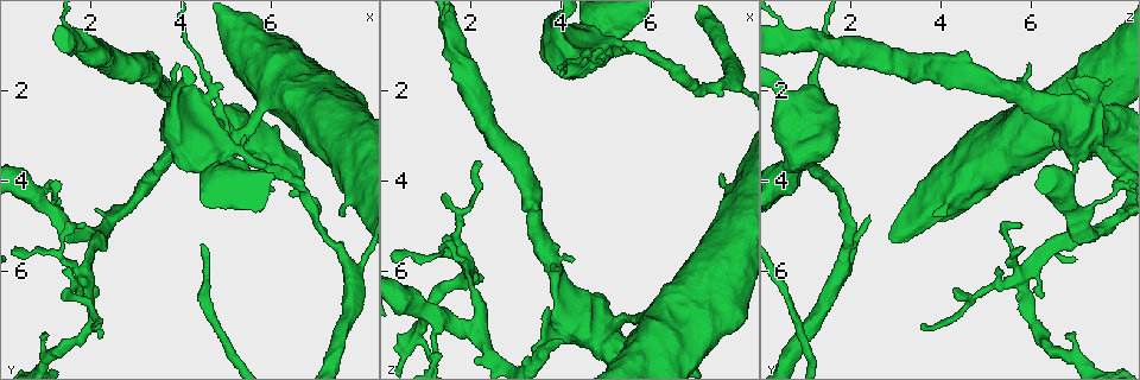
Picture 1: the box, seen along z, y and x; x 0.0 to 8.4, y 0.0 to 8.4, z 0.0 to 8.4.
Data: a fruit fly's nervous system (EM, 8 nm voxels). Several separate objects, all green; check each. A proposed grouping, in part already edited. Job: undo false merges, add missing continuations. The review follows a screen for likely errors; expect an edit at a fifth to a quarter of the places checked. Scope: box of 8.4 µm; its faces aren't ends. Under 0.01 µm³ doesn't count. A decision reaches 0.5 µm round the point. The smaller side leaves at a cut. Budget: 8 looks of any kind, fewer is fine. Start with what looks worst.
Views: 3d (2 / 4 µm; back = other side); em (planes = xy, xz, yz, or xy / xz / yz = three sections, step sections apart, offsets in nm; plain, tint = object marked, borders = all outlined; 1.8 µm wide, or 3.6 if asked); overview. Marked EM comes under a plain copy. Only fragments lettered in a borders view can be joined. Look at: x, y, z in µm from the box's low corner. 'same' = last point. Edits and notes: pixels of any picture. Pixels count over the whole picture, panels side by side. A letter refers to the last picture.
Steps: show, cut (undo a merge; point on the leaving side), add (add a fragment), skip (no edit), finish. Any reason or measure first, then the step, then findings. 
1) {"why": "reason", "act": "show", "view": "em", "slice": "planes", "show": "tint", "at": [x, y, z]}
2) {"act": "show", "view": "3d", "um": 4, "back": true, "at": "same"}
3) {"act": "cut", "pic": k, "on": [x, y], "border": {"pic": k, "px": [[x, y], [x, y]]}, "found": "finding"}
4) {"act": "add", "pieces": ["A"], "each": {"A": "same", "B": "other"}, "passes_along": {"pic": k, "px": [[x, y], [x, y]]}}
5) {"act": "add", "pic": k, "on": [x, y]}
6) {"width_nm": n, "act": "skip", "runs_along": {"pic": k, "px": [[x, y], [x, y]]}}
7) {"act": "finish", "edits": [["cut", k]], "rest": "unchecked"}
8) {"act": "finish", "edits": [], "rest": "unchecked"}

{"why": "thick turns thin", "act": "show", "view": "em", "slice": "planes", "show": "tint", "at": [4.70, 1.95, 1.20]}

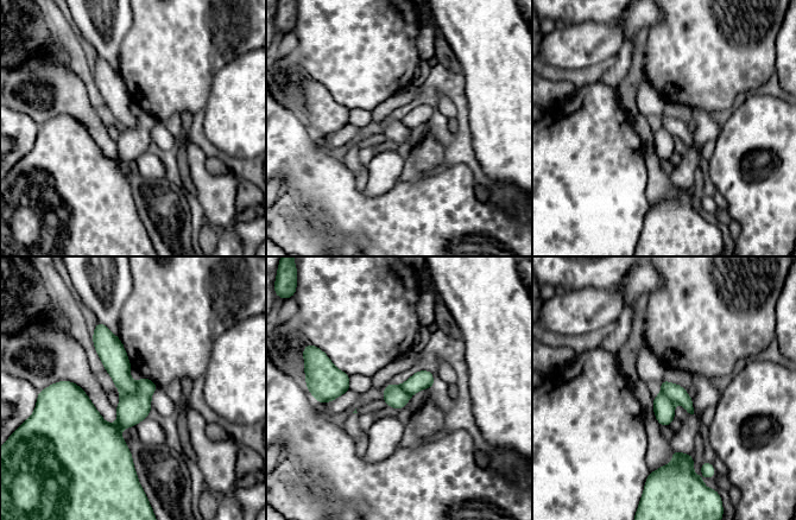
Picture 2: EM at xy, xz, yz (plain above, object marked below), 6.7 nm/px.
{"act": "show", "view": "em", "slice": "planes", "show": "borders", "at": "same"}

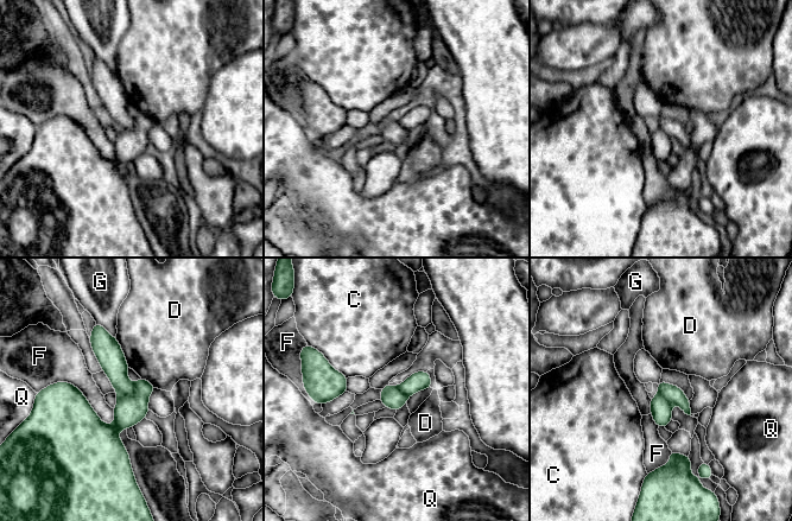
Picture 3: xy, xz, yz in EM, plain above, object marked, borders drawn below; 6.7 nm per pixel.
{"act": "cut", "pic": 3, "on": [113, 363], "each": {"C": "other", "D": "other", "F": "other", "G": "other", "Q": "other"}, "part_leaving": {"pic": 3, "px": [[96, 329], [119, 380], [130, 392]]}, "found": "a second neuron is stuck on"}

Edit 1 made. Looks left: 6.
{"why": "thick turns thin", "act": "show", "view": "3d", "um": 4, "back": true, "at": [4.00, 2.30, 7.35]}

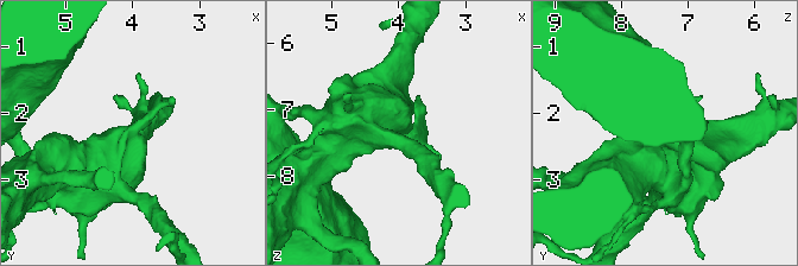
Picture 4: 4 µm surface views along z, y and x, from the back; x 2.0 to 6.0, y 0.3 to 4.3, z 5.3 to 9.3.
{"why": "need the tissue", "act": "show", "view": "em", "um": 3.6, "slice": "planes", "show": "tint", "at": [4.00, 2.30, 7.30]}

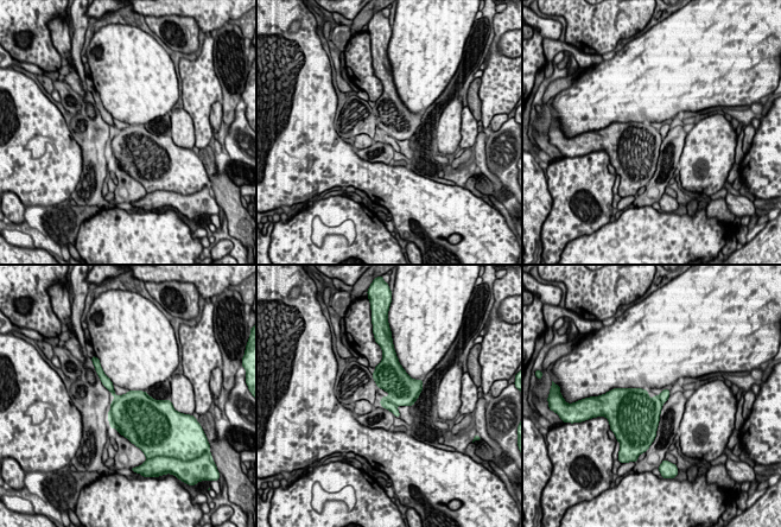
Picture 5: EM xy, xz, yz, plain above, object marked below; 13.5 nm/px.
{"act": "show", "view": "em", "um": 3.6, "slice": "planes", "show": "borders", "at": "same"}

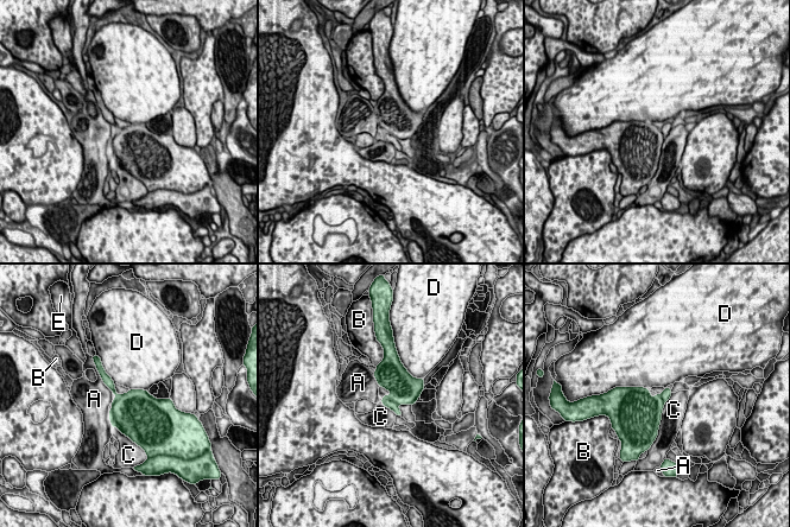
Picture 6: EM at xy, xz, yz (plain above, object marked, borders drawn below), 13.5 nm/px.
{"width_nm": 320, "act": "cut", "pic": 6, "on": [404, 389], "each": {"A": "other", "B": "other", "C": "other", "D": "other", "E": "other"}, "found": "a second neuron is stuck on"}

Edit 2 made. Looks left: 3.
{"why": "a fork", "act": "show", "view": "em", "slice": "yz", "step": 16, "show": "tint", "at": [1.90, 6.10, 5.90]}

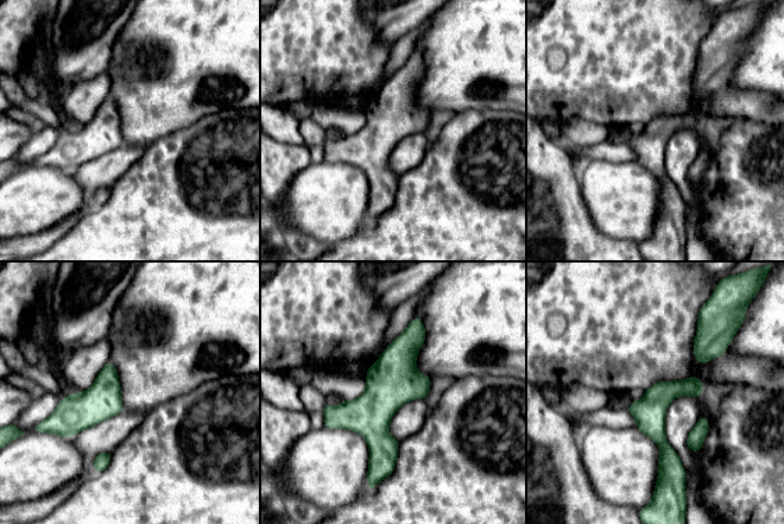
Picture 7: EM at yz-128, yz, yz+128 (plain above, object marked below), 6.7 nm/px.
{"act": "show", "view": "em", "slice": "planes", "show": "borders", "at": "same"}

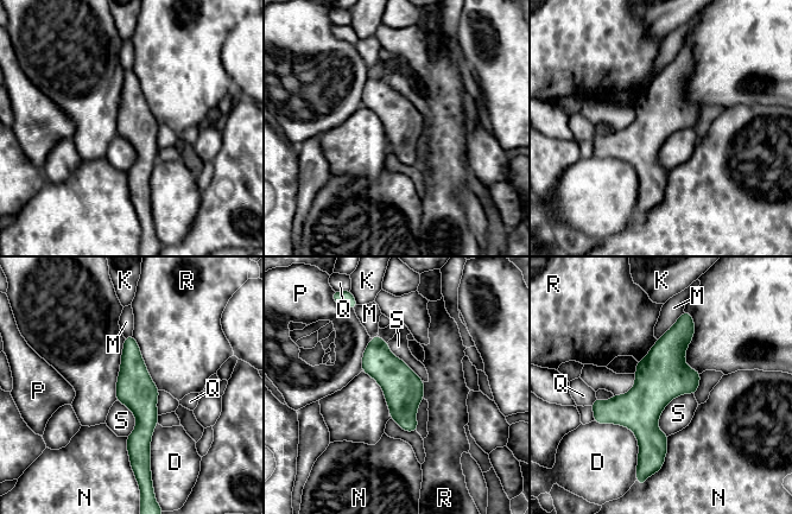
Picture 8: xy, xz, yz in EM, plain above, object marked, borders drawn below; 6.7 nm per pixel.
{"act": "skip", "each": {"D": "other", "K": "other", "M": "other", "N": "other", "P": "other", "Q": "other", "R": "other", "S": "other"}, "runs_along": {"pic": 8, "px": [[680, 321], [650, 395], [657, 461]]}, "found": "one neuron here"}

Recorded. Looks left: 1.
{"act": "finish", "edits": [["cut", 3], ["cut", 6]], "rest": "unchecked"}

